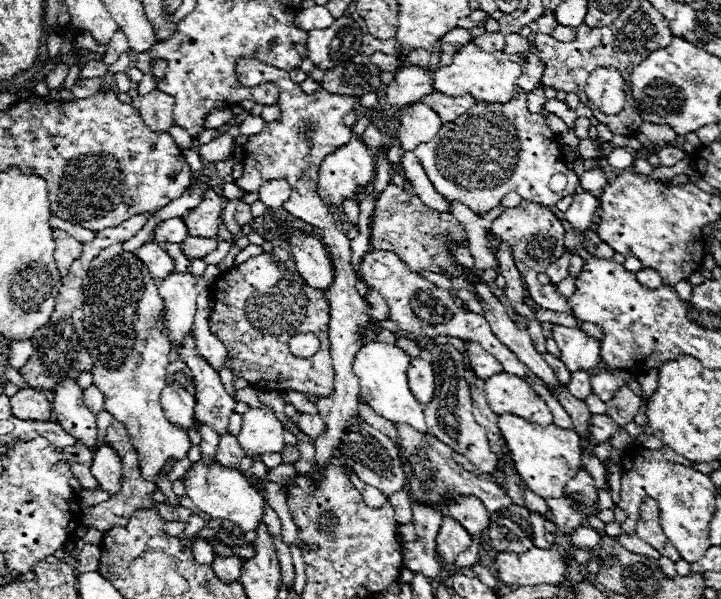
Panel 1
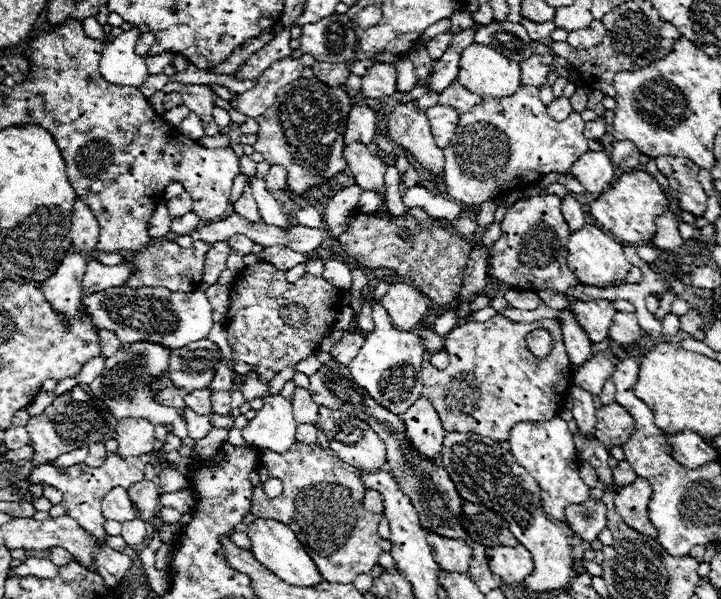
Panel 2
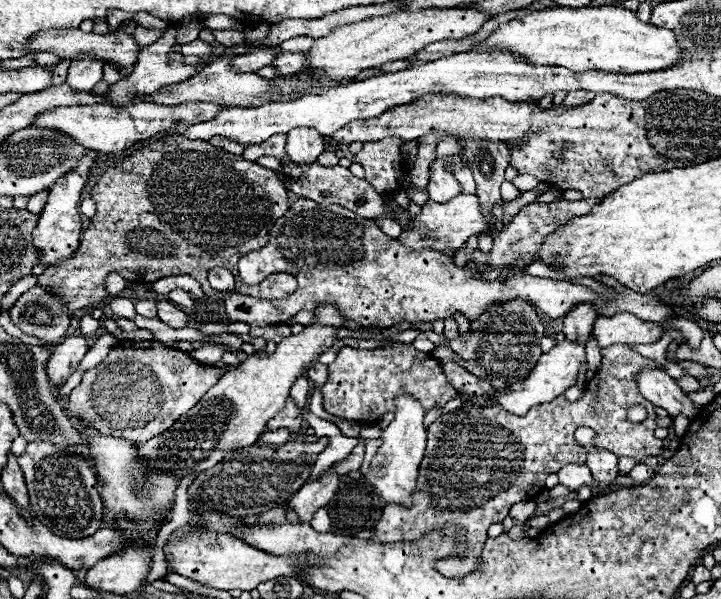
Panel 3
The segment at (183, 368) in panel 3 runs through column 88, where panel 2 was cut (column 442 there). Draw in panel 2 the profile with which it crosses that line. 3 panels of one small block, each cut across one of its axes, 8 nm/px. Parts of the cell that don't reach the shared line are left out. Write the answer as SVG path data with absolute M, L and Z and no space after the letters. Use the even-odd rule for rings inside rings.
M498 314L488 322L456 326L446 334L444 348L450 354L450 364L444 370L436 370L430 362L422 364L422 396L430 400L446 432L474 432L494 442L504 442L514 424L552 420L566 404L574 370L556 320L512 322ZM534 328L546 328L554 336L550 360L540 362L526 352L524 340ZM462 380L466 380L468 388L462 388ZM472 392L476 392L474 398Z

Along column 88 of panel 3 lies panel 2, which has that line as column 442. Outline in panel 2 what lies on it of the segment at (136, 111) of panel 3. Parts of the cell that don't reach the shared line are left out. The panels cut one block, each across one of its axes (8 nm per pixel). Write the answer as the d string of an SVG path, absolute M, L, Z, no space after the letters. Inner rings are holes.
M436 104L436 106L426 110L426 116L430 120L430 128L432 128L432 134L434 134L438 148L446 148L456 132L456 126L460 120L458 110L450 108L450 106Z

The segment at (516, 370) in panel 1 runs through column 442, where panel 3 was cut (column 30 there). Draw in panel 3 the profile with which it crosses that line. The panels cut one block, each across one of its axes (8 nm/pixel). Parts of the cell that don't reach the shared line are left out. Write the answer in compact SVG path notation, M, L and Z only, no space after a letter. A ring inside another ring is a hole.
M34 286L10 308L12 322L26 332L48 342L60 342L70 328L70 314L48 290Z

